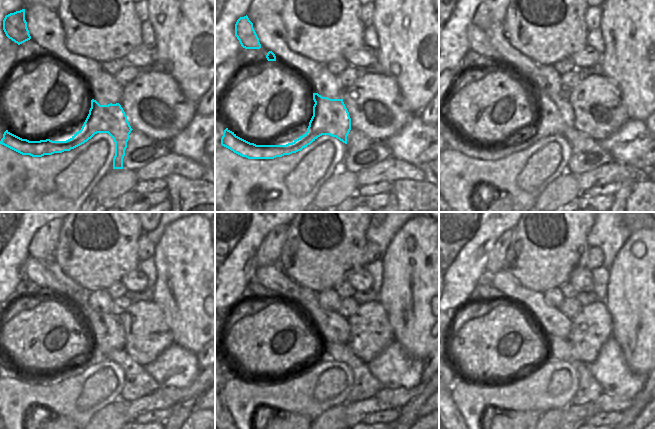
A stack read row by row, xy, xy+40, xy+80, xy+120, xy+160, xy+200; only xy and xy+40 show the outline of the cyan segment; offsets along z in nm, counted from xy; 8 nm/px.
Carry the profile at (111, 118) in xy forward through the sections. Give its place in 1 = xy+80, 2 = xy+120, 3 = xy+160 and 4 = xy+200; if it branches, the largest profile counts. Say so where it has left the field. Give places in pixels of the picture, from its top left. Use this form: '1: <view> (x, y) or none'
1: xy+80 (556, 116)
2: xy+120 (107, 331)
3: xy+160 (333, 328)
4: xy+200 (550, 320)

